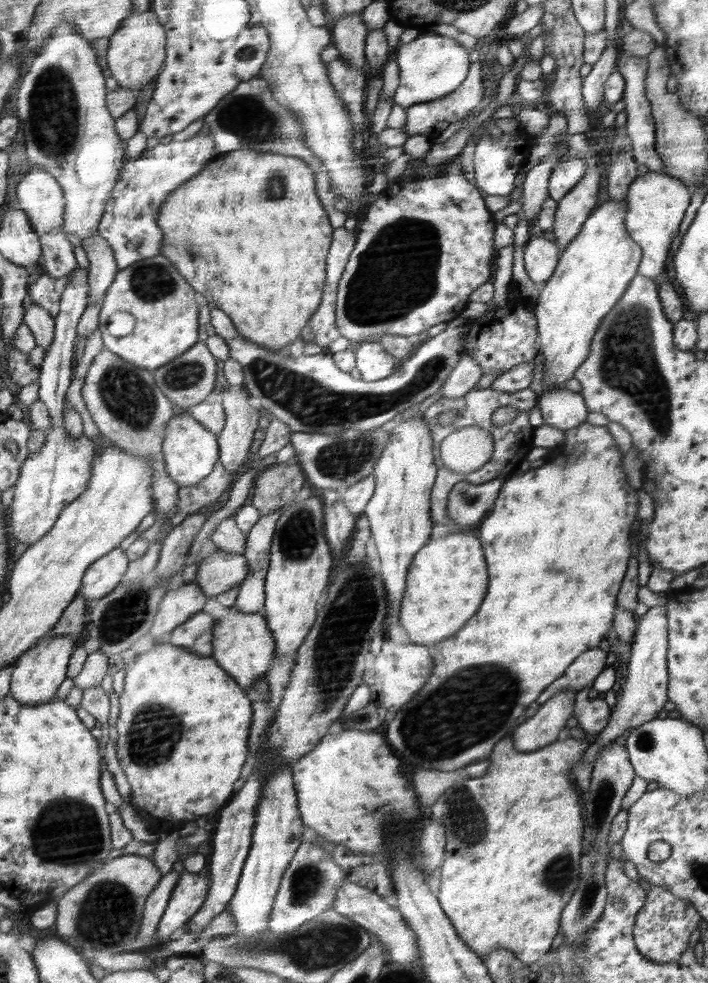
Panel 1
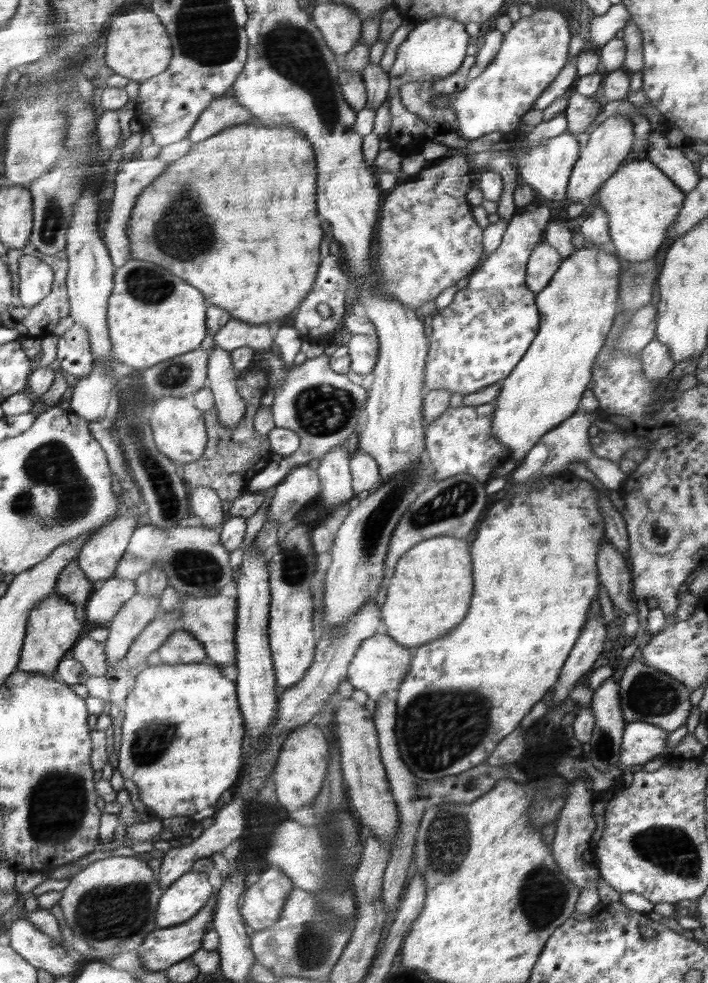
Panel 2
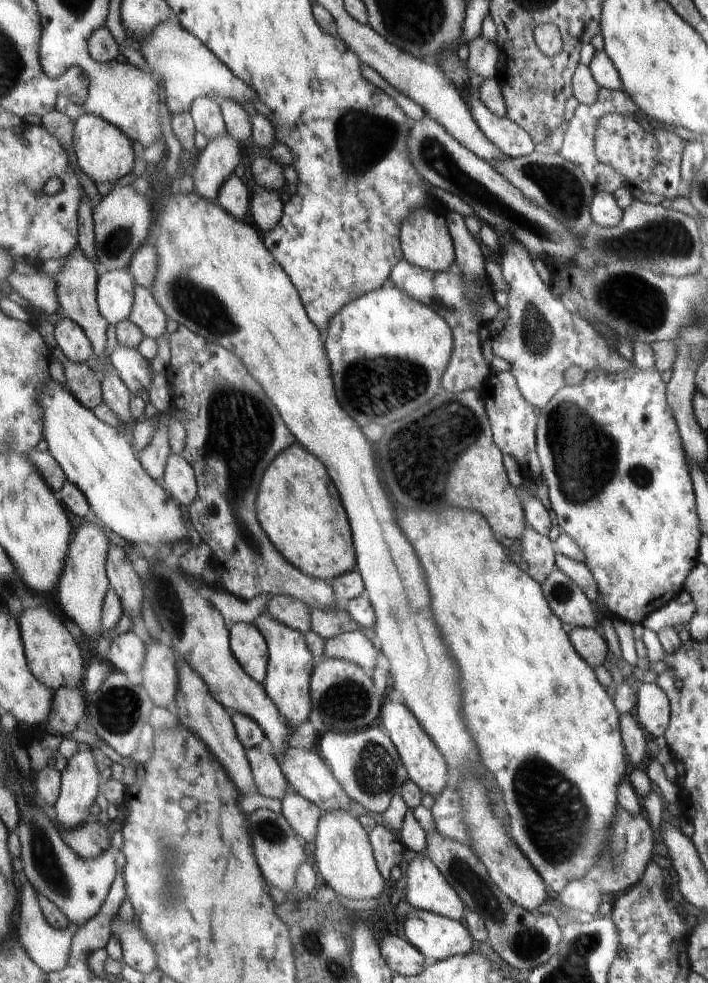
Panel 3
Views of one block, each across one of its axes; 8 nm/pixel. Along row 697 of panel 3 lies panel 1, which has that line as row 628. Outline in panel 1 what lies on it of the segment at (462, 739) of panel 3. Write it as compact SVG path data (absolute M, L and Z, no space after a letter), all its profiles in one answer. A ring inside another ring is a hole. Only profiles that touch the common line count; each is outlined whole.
M472 532L452 533L437 540L430 539L424 549L416 555L409 568L410 578L406 578L406 594L402 597L401 613L396 619L412 643L430 647L431 644L444 641L454 632L458 632L464 626L464 622L468 622L476 614L488 588L486 562L480 542L476 536L472 536Z

